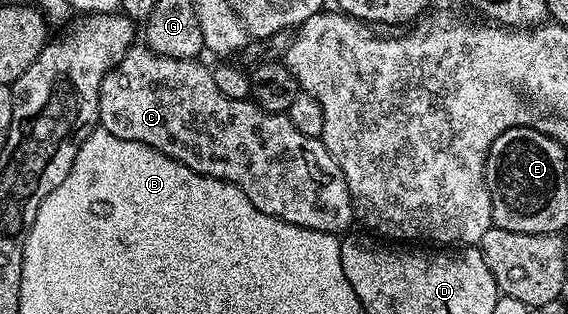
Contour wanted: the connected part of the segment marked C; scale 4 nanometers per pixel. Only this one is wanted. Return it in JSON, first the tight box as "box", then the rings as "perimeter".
{"box":[100,44,354,235],"perimeter":[[[143,44],[132,45],[126,56],[122,56],[122,60],[118,60],[118,64],[106,72],[100,85],[100,126],[122,140],[153,146],[158,152],[194,172],[234,184],[257,214],[265,214],[277,222],[289,222],[307,230],[343,235],[351,227],[348,225],[354,222],[352,197],[346,176],[342,176],[342,168],[338,168],[323,141],[314,136],[302,136],[287,114],[265,114],[261,106],[248,98],[230,100],[230,96],[222,96],[214,85],[211,69],[202,63],[191,58],[153,54]]]}

